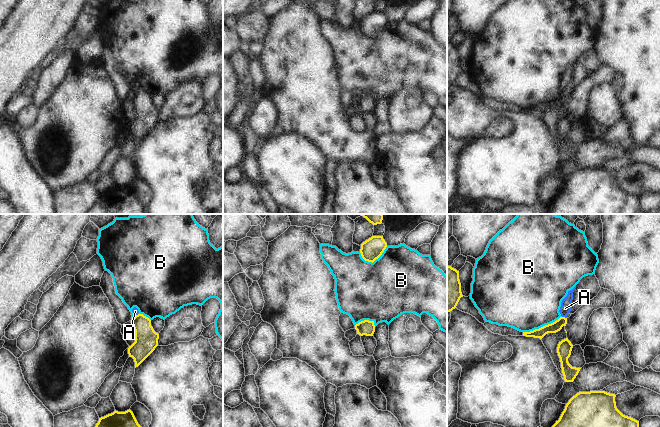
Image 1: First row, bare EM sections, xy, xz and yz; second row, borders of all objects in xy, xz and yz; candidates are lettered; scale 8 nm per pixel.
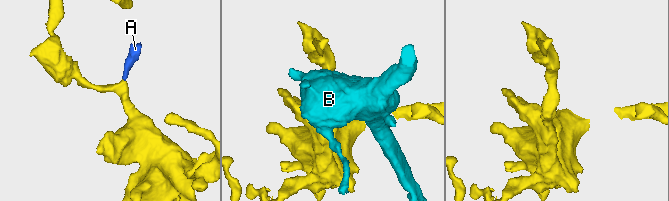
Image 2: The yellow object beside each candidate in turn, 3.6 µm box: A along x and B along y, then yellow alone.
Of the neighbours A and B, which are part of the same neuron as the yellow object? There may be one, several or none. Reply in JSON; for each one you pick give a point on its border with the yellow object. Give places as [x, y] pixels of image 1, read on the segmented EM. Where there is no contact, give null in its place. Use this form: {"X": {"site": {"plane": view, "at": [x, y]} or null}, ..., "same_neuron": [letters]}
{"A": {"site": {"plane": "yz", "at": [564, 317]}}, "same_neuron": ["A"]}

